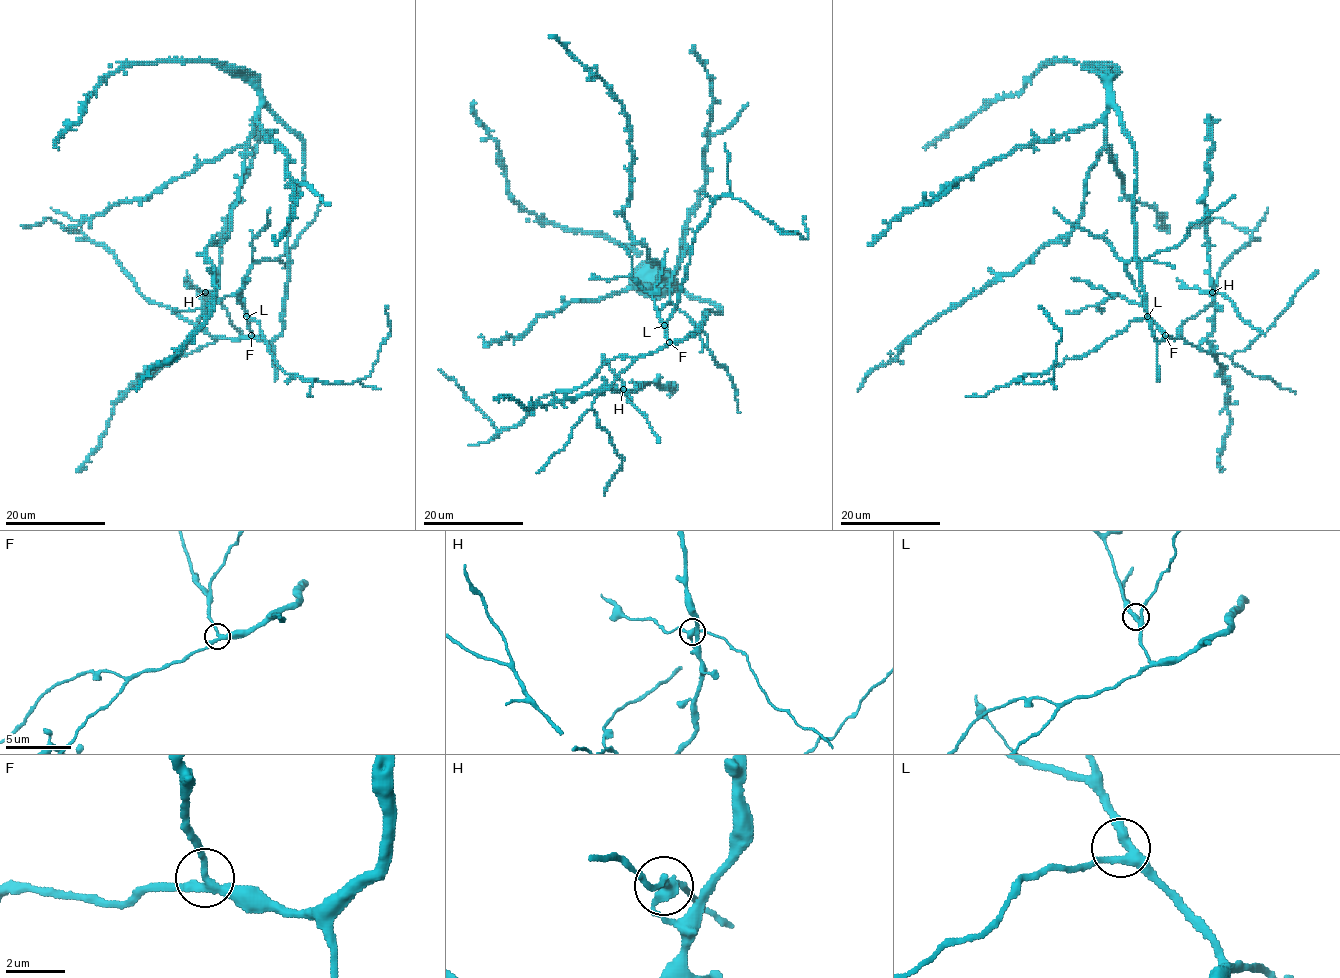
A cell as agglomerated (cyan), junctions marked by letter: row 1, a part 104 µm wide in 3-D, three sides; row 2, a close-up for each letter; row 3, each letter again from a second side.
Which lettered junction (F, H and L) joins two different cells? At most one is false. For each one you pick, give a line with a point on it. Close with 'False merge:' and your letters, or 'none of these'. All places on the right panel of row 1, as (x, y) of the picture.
False merge: none of these

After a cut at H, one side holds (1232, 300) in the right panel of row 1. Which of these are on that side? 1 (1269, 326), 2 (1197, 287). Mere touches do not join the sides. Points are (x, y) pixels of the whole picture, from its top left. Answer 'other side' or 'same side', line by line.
1: other side
2: same side

